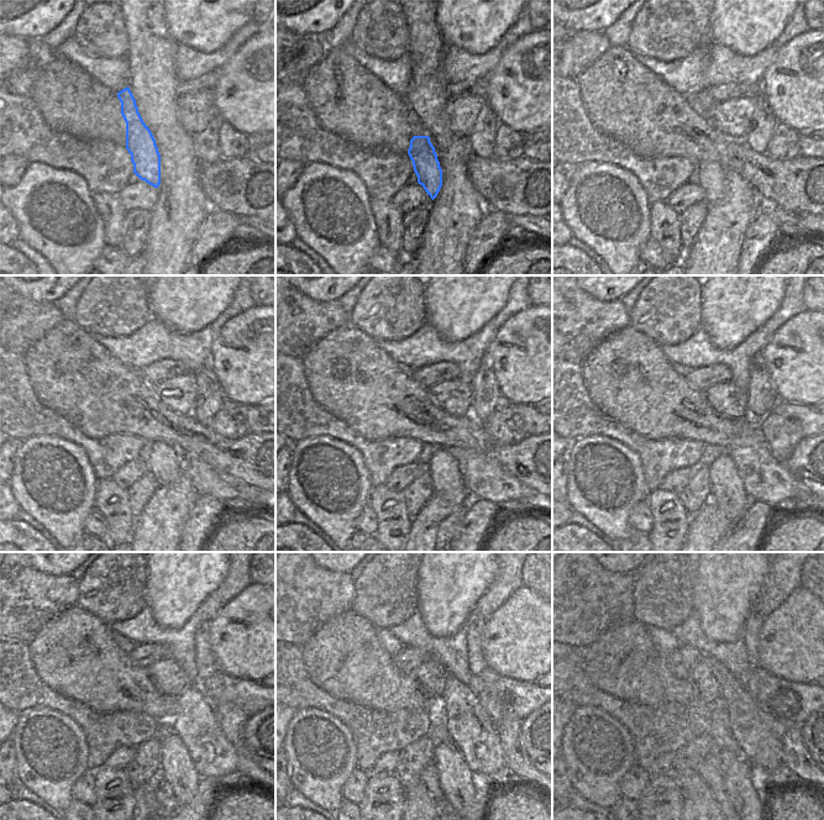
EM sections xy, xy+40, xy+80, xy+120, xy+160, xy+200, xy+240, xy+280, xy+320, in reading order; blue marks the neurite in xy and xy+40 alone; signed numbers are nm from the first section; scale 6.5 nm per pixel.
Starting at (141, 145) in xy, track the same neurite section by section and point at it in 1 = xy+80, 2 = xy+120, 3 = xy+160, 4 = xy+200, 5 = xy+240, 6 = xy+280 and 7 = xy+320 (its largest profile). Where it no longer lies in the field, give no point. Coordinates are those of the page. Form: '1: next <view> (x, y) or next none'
1: next xy+80 (712, 179)
2: next xy+120 (166, 463)
3: next xy+160 (444, 469)
4: next xy+200 (728, 492)
5: next xy+240 (180, 779)
6: next xy+280 (458, 783)
7: next xy+320 (741, 781)

